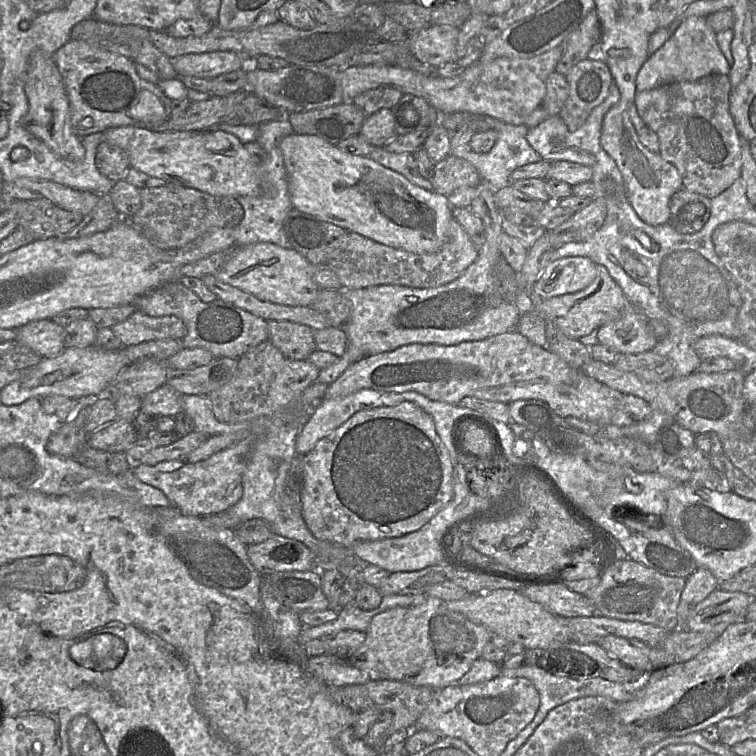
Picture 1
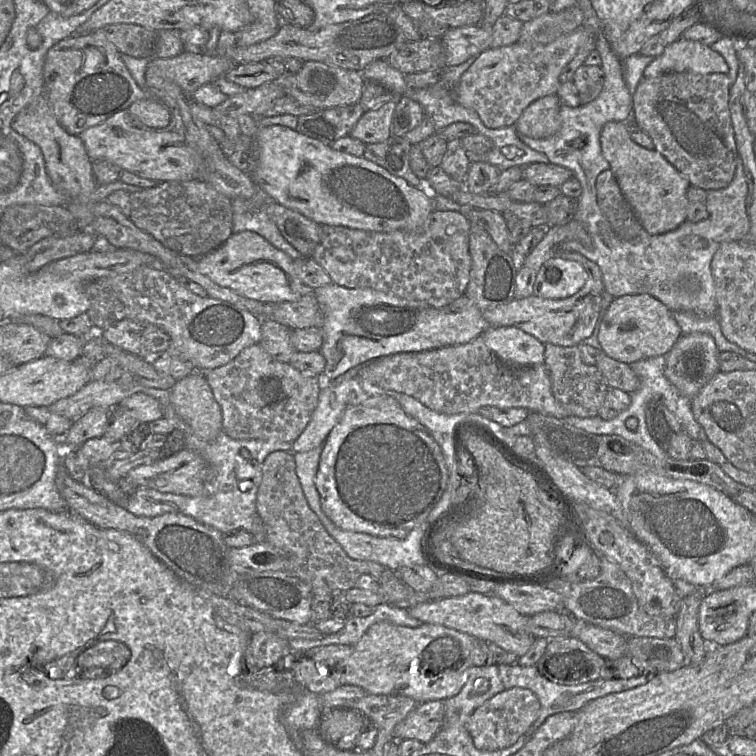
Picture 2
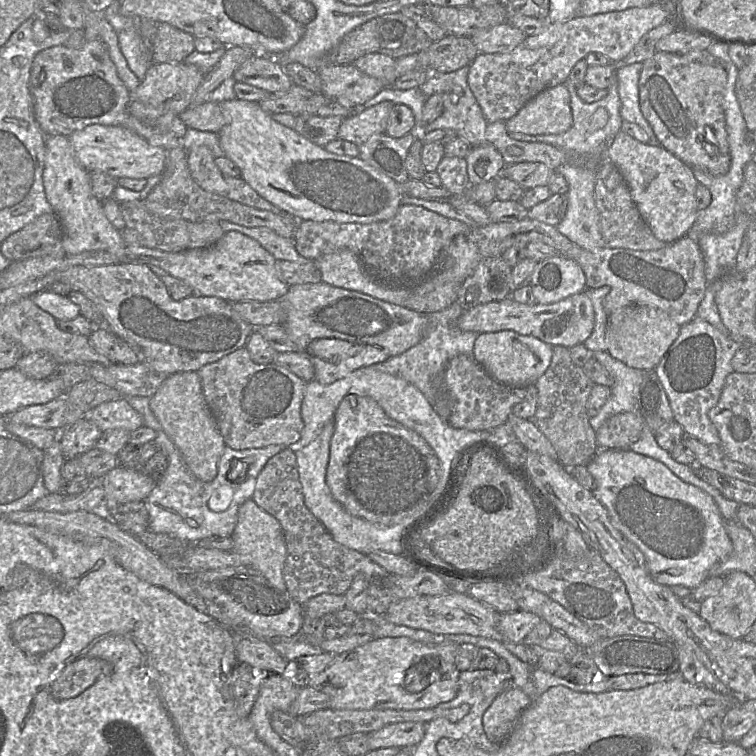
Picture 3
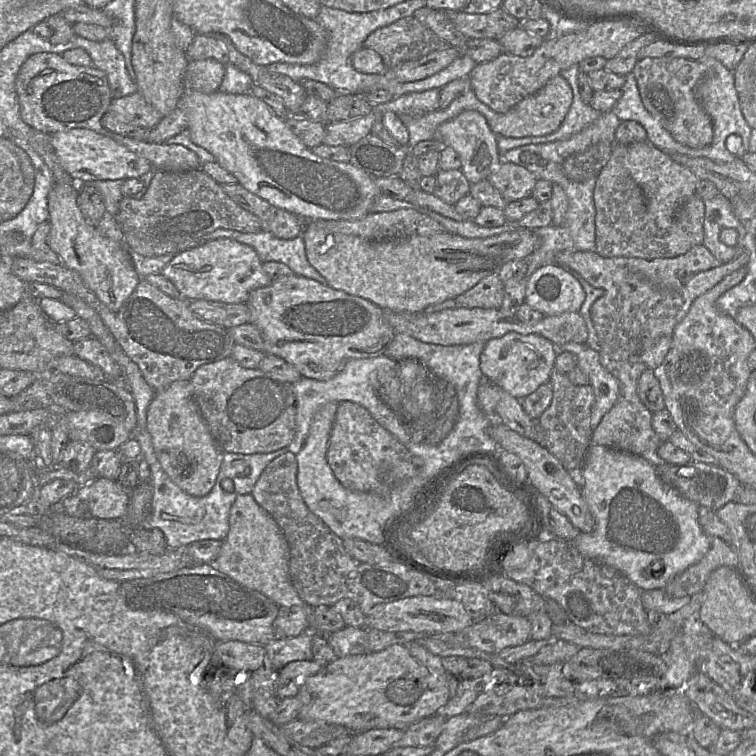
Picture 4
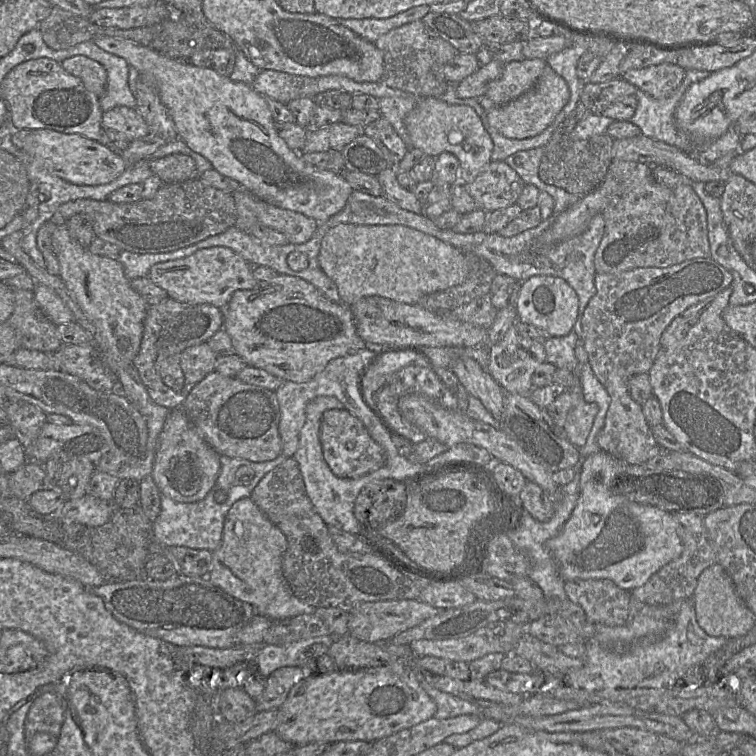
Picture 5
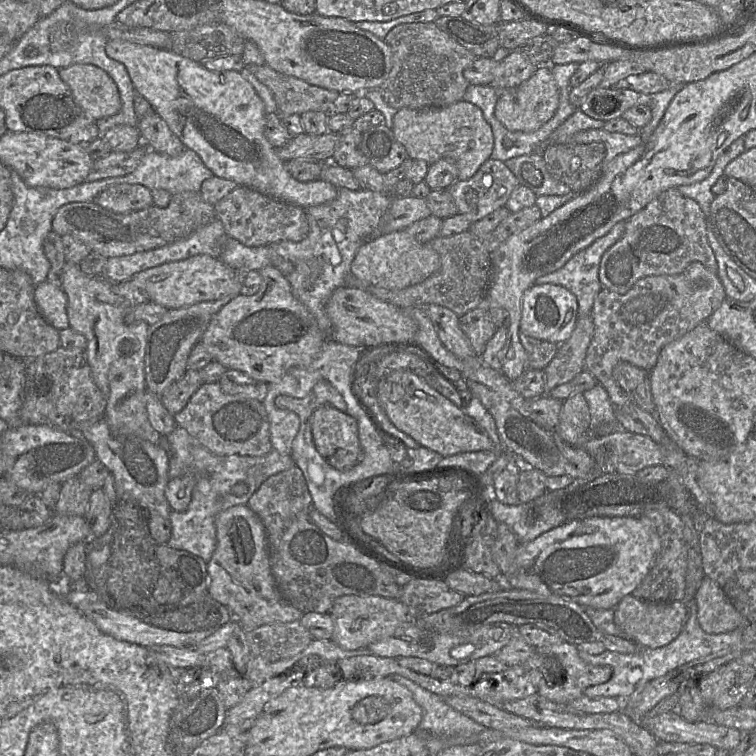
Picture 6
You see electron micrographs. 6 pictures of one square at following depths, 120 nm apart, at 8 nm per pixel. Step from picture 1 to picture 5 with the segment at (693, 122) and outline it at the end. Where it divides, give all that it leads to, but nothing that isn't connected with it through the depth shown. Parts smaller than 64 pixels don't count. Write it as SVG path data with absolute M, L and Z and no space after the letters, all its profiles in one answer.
M662 63L628 70L621 75L621 78L653 98L664 99L677 90L685 74L686 70L678 64Z

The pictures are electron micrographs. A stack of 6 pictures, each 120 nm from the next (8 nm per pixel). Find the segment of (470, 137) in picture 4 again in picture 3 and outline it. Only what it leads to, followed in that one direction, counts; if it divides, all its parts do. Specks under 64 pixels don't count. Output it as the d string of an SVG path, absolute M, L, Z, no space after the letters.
M490 143L471 147L466 161L471 186L497 178L503 173L506 166L502 154Z

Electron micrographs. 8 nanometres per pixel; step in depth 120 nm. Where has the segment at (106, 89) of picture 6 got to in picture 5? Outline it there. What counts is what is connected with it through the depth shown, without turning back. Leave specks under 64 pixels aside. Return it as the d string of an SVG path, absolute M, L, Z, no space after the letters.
M78 55L65 59L61 65L67 73L79 78L85 88L96 96L101 97L105 92L107 71L99 62Z

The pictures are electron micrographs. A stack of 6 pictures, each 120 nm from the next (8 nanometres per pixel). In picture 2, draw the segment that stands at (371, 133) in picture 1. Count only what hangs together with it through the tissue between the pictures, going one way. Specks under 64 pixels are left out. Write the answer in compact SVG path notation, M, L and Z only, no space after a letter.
M392 100L374 109L366 110L348 135L365 145L384 142L392 136L391 124L395 107L396 100Z

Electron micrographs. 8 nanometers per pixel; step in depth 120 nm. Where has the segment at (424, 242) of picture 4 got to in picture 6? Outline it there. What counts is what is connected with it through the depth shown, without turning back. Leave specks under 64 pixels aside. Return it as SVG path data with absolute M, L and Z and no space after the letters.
M405 229L363 242L351 263L350 274L375 287L401 290L418 284L440 268L439 254L427 243L420 243Z

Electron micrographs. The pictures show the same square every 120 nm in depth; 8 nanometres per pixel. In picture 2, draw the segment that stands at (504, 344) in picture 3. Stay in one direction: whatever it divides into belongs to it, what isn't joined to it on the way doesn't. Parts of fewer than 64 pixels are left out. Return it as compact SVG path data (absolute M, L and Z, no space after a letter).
M489 327L482 334L489 350L510 366L528 366L545 362L545 345L516 327Z

